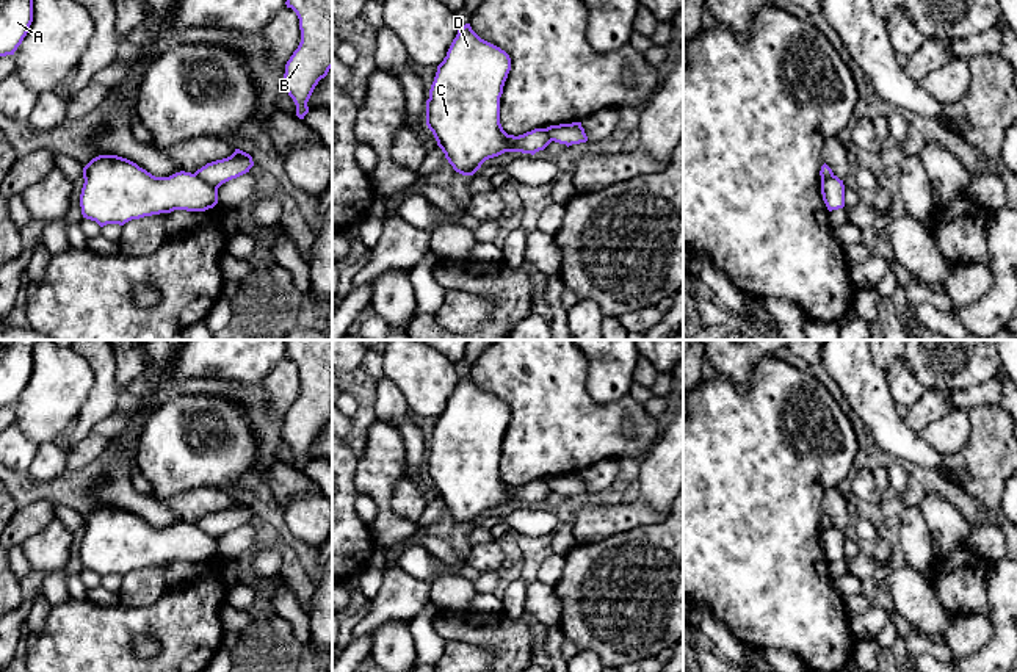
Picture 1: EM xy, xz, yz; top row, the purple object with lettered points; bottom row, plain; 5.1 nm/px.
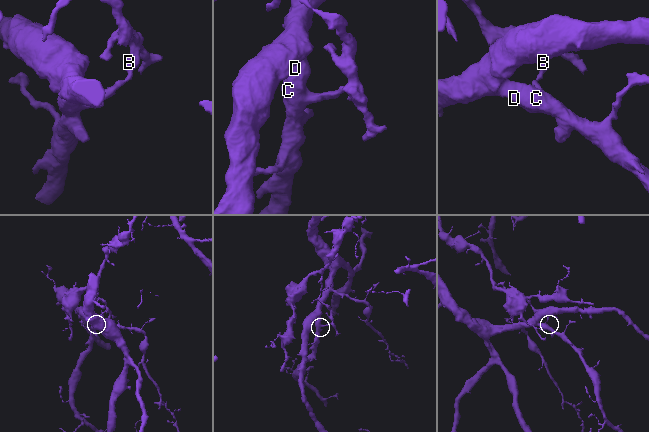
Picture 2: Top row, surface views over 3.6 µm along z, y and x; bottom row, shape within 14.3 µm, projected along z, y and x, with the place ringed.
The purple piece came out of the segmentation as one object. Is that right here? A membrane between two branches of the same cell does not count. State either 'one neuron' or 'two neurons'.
two neurons

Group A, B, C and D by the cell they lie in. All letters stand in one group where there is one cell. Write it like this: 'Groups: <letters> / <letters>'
Groups: A C D / B

